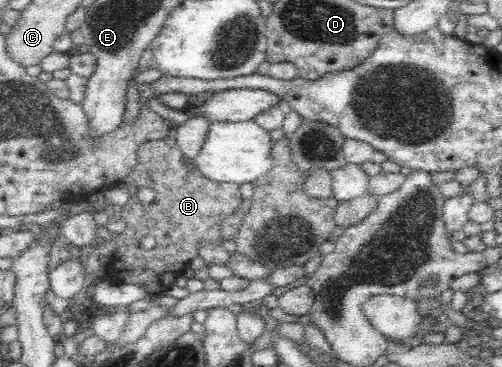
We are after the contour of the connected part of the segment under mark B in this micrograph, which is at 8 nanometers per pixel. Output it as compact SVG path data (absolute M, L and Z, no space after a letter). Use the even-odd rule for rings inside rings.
M166 138L158 141L146 142L138 148L140 158L138 166L125 178L123 184L129 194L128 202L115 213L126 225L120 233L110 233L116 250L114 256L107 262L102 271L102 280L114 283L138 285L140 274L143 275L142 286L146 289L147 298L153 295L164 294L175 279L188 268L190 261L199 256L200 245L206 243L222 245L226 242L222 236L222 224L228 216L234 214L243 202L240 197L240 187L232 183L217 183L202 176L193 163L186 162L186 157L178 149L174 139ZM142 188L155 190L155 199L152 204L141 204L138 192ZM152 236L156 240L154 248L144 250L140 247L142 238Z

